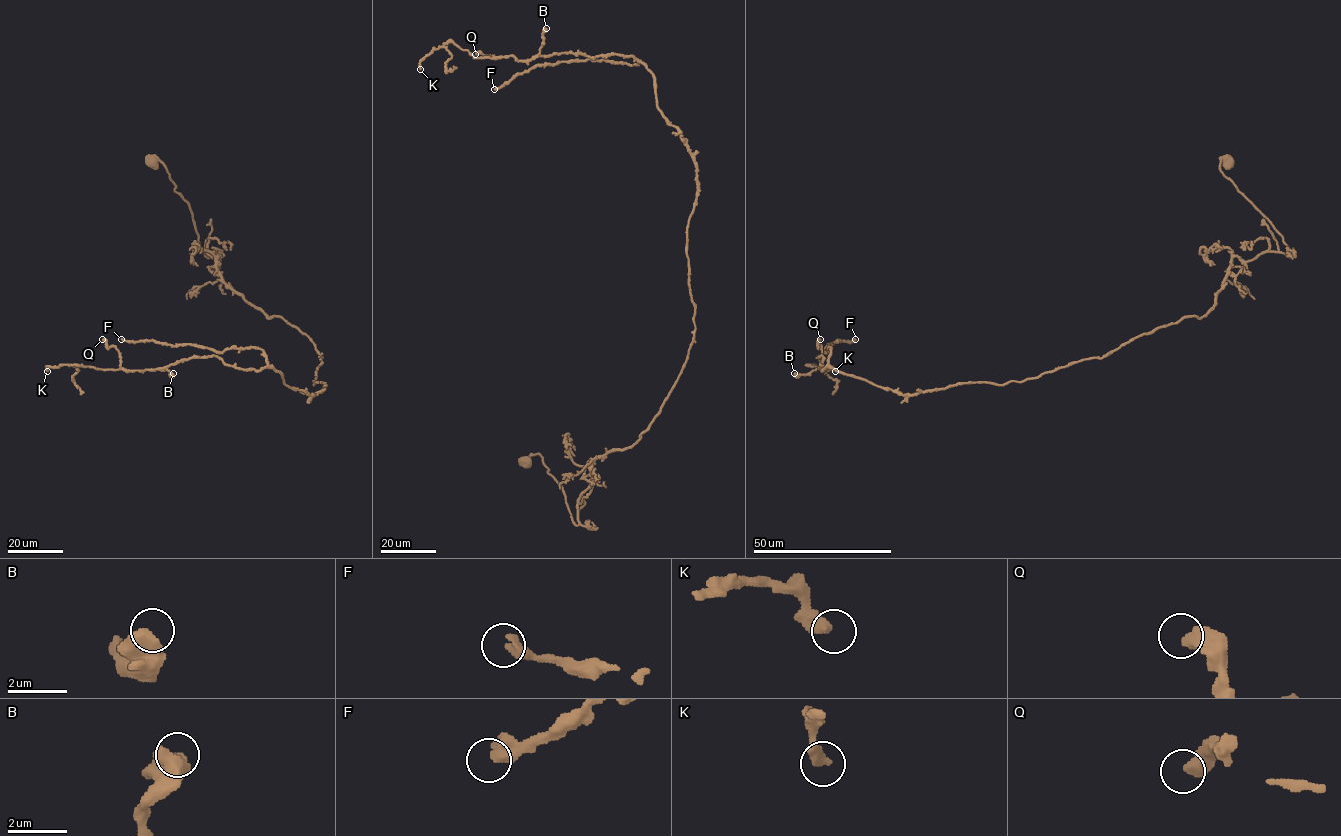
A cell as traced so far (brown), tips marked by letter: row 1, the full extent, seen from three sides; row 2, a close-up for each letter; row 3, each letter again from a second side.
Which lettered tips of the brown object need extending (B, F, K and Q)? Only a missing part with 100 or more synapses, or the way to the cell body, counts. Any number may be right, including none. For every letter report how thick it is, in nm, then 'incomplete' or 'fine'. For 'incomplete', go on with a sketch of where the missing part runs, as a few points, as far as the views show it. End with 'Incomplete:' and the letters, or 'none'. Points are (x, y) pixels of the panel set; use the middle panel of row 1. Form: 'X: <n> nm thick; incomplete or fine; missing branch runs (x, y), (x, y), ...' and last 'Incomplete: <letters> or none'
B: 550 nm thick; fine
F: 480 nm thick; incomplete; missing branch runs (494, 89), (471, 93), (457, 112), (443, 115), (442, 119)
K: 380 nm thick; fine
Q: 500 nm thick; fine
Incomplete: F

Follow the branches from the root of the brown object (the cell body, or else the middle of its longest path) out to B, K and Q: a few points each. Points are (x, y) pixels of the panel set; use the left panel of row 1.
B: (152, 162), (221, 279), (313, 343), (324, 388), (214, 355), (173, 373)
K: (152, 162), (221, 279), (313, 343), (324, 388), (214, 355), (47, 371)
Q: (152, 162), (221, 279), (313, 343), (324, 388), (214, 355), (124, 371), (102, 339)

